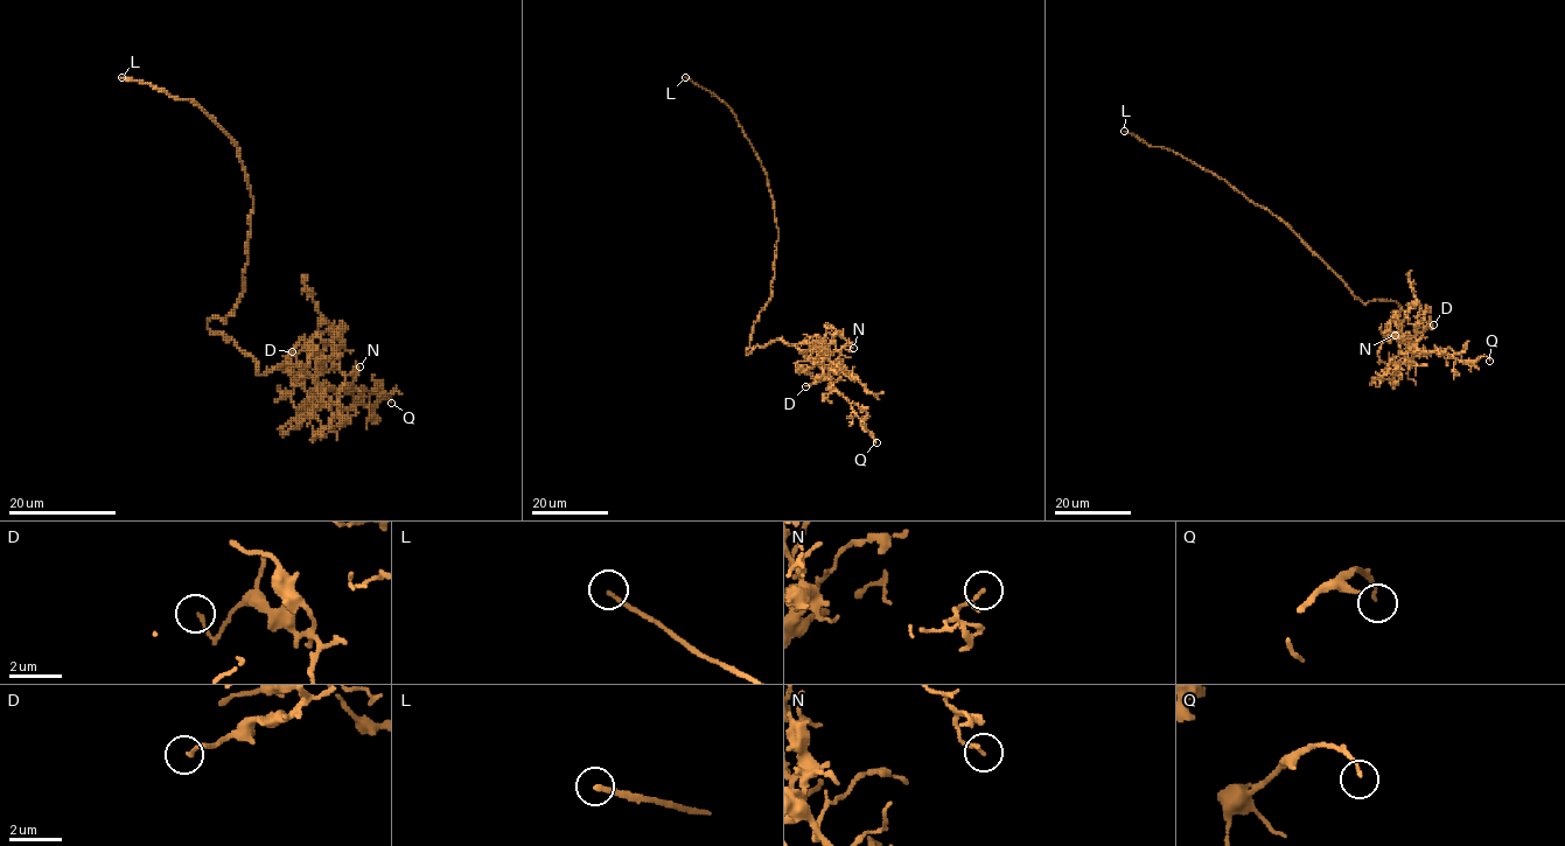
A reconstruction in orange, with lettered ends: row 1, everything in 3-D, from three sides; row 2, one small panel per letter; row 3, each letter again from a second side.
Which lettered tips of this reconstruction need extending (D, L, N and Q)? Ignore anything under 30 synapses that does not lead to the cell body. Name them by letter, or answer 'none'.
L

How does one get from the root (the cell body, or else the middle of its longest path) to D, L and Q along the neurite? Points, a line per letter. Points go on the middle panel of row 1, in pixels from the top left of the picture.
D: (771, 293), (754, 324), (746, 352), (781, 337), (800, 349), (818, 352), (823, 358), (824, 378), (805, 386)
L: (771, 293), (778, 230), (766, 172), (734, 113), (715, 96), (685, 77)
Q: (771, 293), (754, 324), (746, 352), (781, 337), (800, 349), (821, 354), (824, 376), (849, 401), (877, 442)

